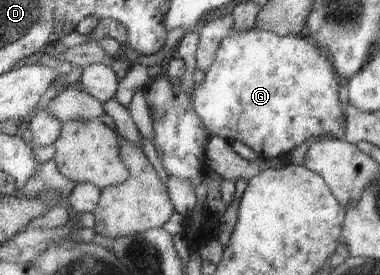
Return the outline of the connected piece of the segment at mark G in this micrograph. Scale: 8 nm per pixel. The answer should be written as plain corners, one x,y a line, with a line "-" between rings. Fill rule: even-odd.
257,28
233,31
222,40
214,63
205,71
203,82
192,90
193,104
211,135
231,143
243,142
263,159
285,159
286,155
309,140
311,136
325,136
345,140
346,120
343,119
338,77
331,60
311,39
303,35
276,35

